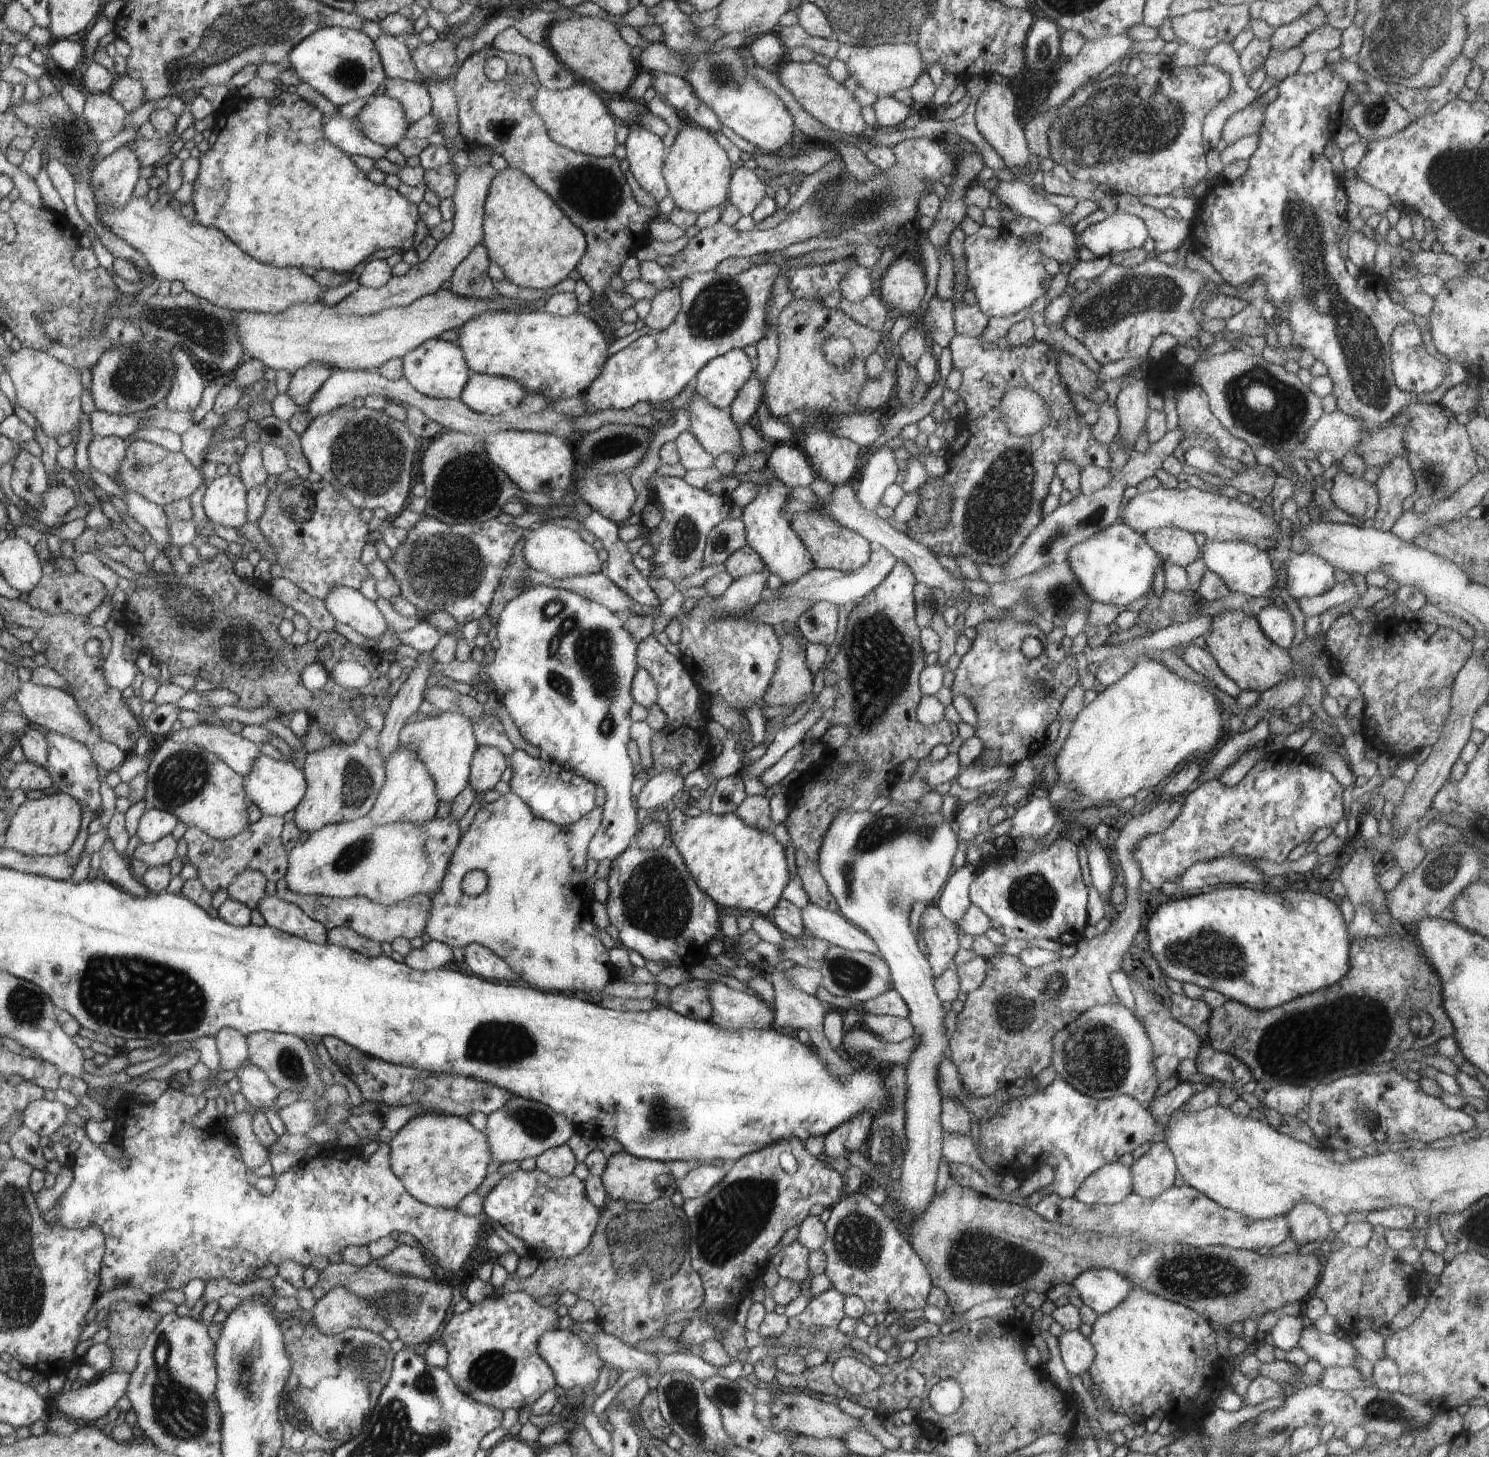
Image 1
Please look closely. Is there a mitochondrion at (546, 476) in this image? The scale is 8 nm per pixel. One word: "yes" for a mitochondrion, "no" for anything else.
no

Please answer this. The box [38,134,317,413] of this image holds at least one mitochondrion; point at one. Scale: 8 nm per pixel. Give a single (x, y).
(210, 333)

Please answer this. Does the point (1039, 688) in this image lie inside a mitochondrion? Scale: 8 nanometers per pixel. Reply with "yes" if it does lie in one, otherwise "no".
yes

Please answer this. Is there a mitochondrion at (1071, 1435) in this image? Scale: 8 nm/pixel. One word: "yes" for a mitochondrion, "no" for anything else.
no

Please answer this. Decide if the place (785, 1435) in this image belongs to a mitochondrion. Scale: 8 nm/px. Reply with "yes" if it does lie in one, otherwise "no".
no

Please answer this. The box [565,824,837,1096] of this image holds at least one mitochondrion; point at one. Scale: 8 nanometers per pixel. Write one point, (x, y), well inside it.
(655, 898)

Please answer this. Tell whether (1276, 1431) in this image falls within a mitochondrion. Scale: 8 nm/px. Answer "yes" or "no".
yes

